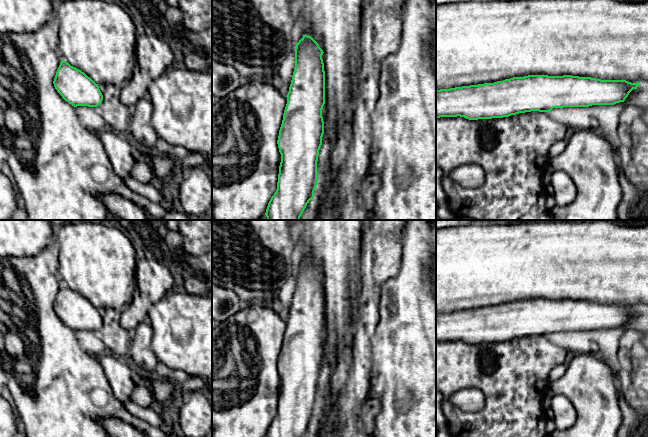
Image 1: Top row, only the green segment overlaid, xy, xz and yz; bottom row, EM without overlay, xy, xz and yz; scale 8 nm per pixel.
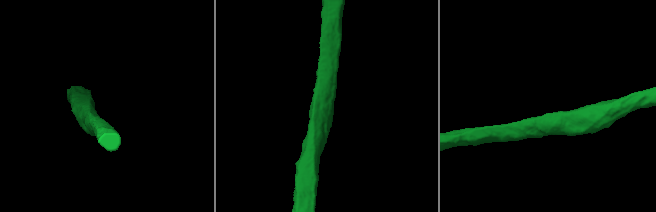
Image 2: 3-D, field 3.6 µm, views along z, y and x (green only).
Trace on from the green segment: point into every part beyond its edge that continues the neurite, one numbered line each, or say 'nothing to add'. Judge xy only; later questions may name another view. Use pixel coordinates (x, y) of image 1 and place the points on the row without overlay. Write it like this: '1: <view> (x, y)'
1: xy (97, 261)

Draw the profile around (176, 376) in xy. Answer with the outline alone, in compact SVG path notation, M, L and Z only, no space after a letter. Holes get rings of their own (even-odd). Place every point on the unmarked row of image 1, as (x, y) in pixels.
M159 362L156 365L155 372L159 375L160 378L169 380L173 383L180 383L180 384L182 384L187 379L192 377L191 375L185 374L182 370L171 369L162 362Z

